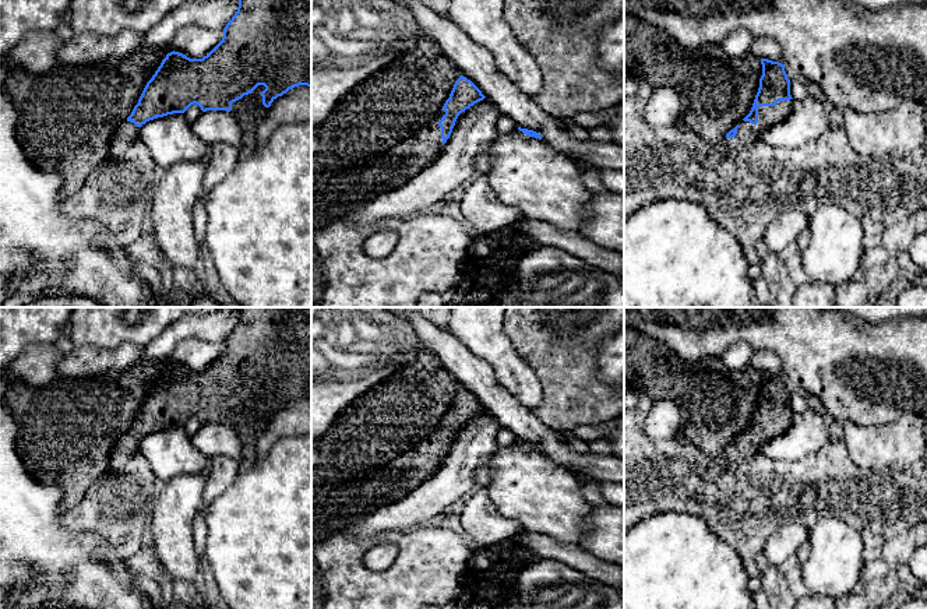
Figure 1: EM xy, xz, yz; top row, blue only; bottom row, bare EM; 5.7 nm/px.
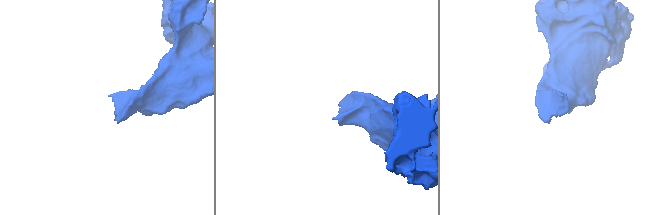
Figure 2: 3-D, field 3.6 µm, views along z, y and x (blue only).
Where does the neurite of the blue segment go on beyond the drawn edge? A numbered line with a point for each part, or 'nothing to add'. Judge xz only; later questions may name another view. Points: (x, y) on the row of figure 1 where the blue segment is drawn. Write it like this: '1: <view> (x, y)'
1: xz (335, 194)

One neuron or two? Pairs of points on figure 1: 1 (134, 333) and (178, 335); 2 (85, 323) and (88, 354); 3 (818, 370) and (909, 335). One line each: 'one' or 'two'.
1: two
2: two
3: one

